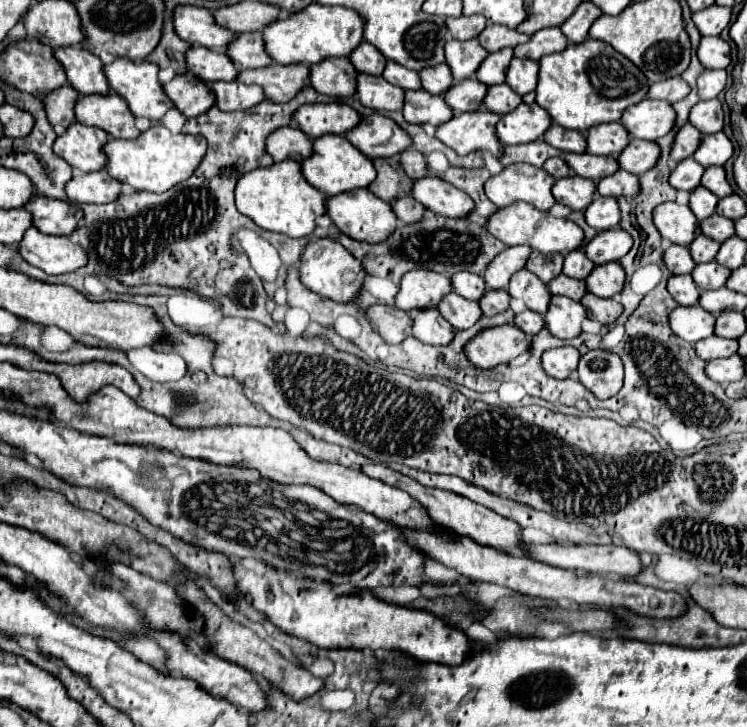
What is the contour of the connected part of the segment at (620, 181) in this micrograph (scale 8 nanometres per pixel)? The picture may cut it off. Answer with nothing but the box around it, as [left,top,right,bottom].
[596,169,640,197]

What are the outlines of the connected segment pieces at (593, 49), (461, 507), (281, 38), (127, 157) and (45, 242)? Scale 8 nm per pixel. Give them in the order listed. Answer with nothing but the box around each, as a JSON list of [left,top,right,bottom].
[[536,37,648,131],[360,463,522,551],[262,3,362,63],[102,125,206,193],[18,227,86,275]]

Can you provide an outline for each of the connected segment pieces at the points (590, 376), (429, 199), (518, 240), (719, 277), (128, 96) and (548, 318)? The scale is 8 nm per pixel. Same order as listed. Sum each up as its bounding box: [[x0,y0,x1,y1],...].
[[578,349,624,399],[412,175,474,217],[486,203,582,253],[692,261,730,289],[104,57,172,123],[544,295,586,339]]

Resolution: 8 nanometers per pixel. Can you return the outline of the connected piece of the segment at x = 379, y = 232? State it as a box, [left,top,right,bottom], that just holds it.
[326,189,396,243]

